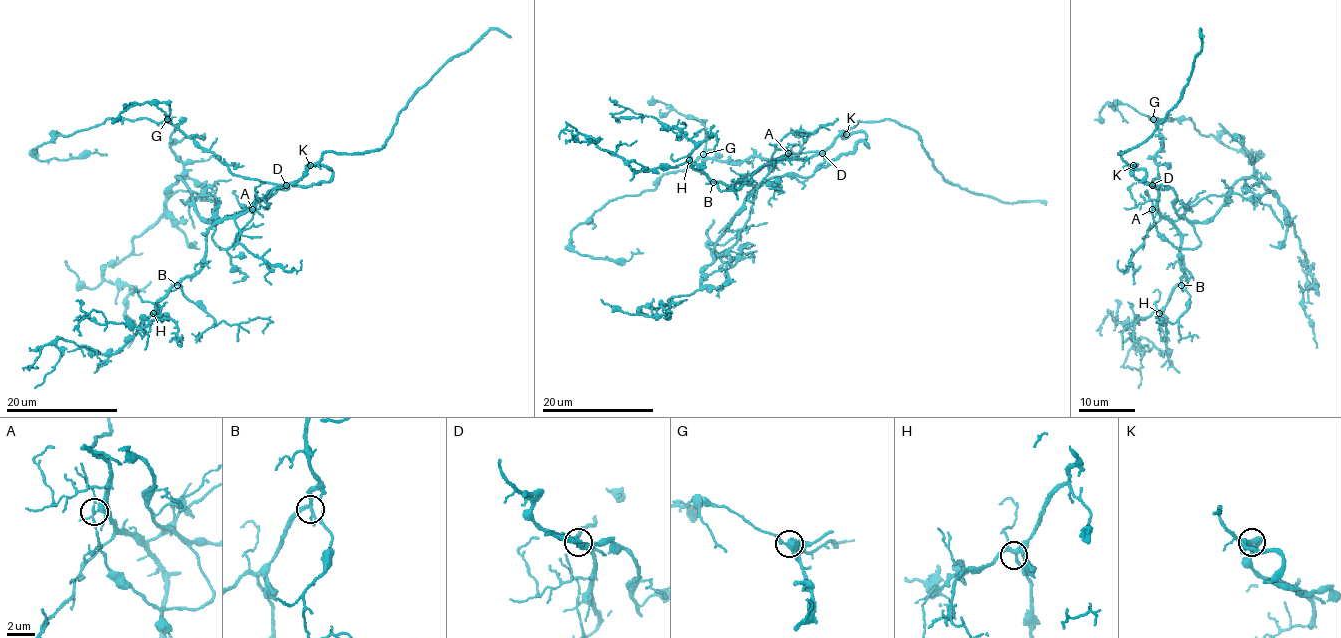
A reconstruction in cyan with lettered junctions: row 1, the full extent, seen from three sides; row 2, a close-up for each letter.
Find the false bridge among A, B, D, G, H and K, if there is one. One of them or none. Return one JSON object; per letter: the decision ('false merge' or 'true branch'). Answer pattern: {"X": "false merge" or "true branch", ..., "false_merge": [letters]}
{"A": "true branch", "B": "true branch", "D": "true branch", "G": "true branch", "H": "true branch", "K": "true branch", "false_merge": []}

